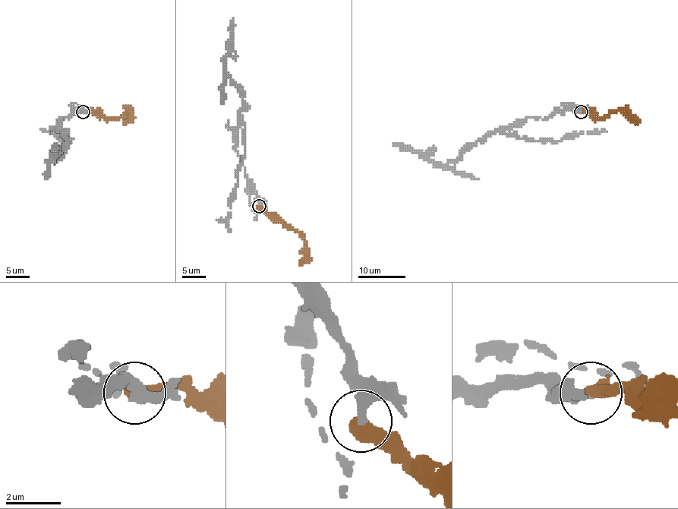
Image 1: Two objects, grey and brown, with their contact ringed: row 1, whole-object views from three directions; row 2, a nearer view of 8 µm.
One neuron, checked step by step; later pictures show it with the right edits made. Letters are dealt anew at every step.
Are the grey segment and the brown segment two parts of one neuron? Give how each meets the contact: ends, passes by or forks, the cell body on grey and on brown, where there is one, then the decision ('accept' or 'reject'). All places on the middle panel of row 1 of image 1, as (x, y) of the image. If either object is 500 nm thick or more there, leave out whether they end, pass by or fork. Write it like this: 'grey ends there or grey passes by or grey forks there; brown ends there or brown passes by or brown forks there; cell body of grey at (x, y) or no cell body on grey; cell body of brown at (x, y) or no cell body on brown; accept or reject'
no cell body on grey; no cell body on brown; reject

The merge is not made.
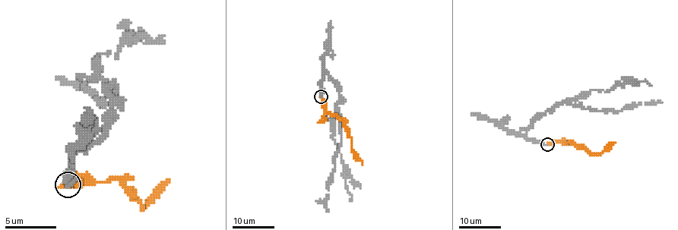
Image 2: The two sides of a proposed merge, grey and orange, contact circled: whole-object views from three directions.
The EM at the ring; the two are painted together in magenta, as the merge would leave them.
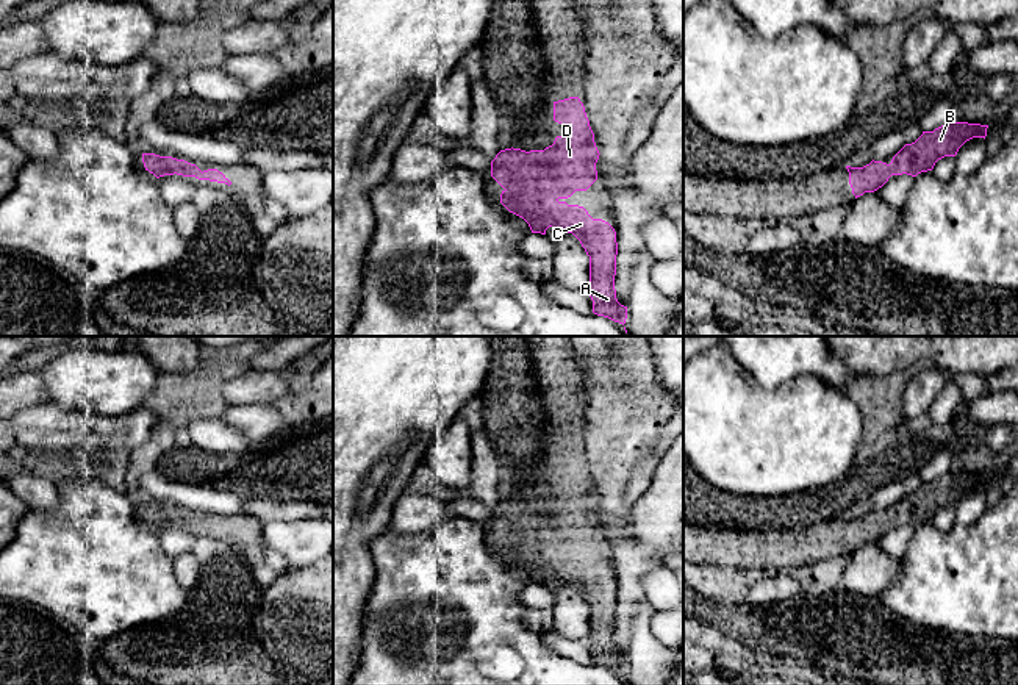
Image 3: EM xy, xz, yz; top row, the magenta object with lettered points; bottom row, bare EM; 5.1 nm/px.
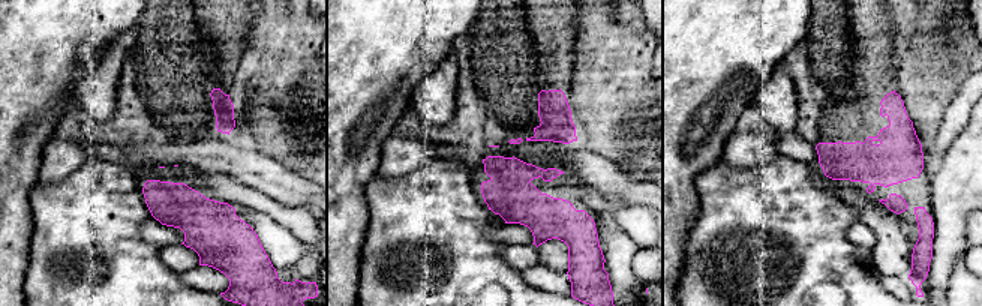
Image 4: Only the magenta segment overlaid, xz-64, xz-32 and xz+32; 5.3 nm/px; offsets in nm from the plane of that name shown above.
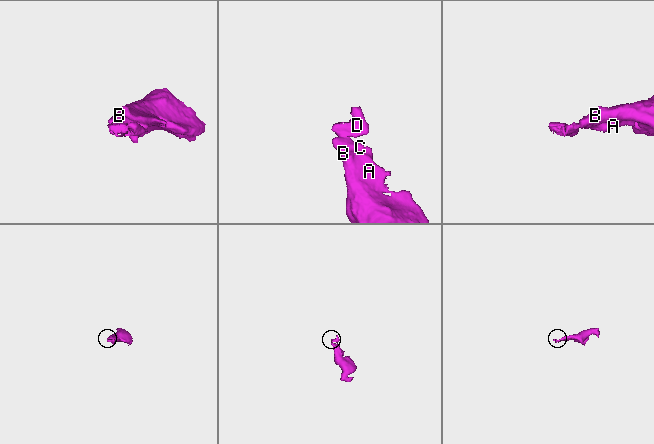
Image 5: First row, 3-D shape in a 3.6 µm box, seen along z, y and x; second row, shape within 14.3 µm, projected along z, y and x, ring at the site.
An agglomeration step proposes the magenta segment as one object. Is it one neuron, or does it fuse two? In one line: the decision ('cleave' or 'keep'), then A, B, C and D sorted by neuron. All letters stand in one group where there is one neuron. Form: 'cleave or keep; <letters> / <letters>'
keep; A B C D

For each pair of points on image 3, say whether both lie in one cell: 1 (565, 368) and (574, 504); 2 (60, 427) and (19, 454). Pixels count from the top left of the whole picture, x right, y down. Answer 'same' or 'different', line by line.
1: same
2: different

